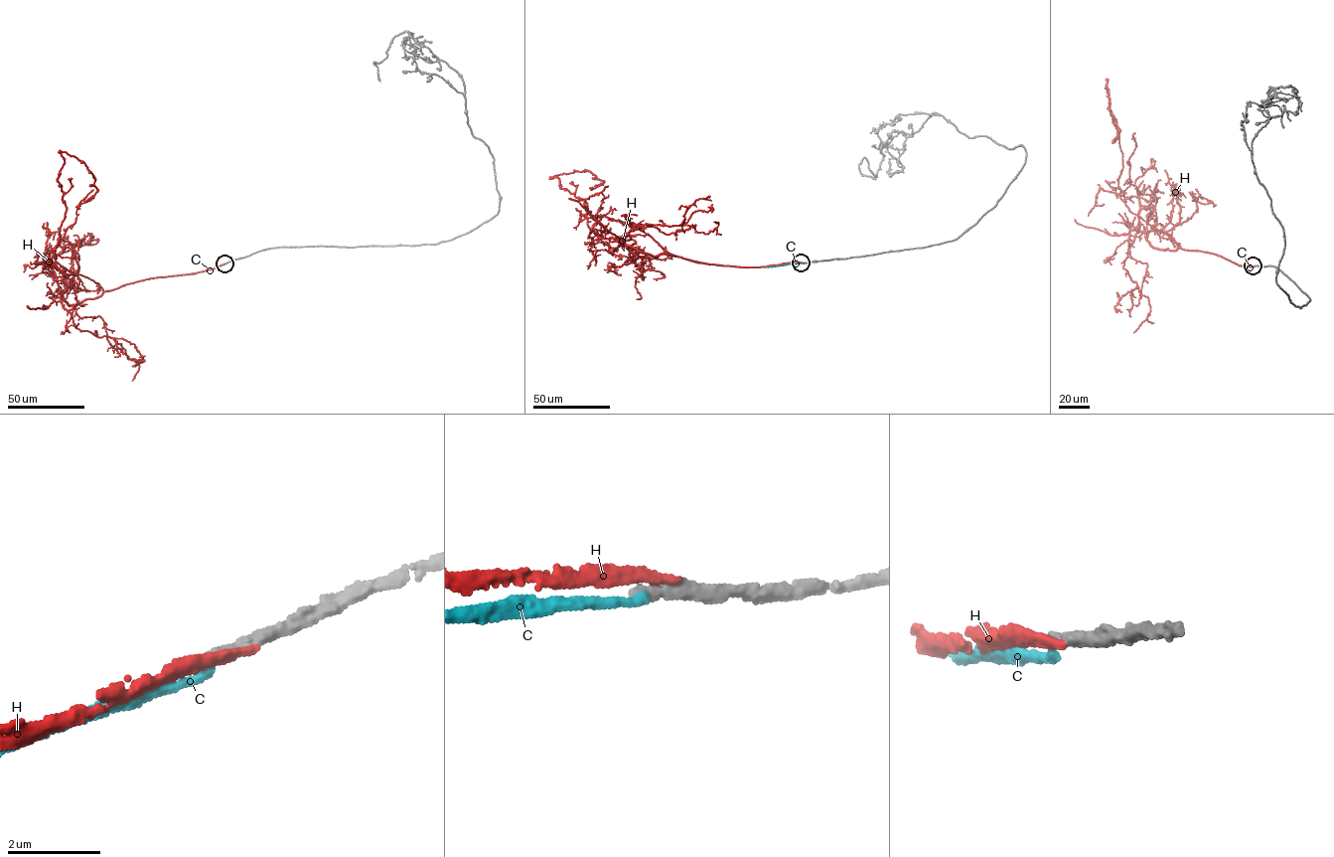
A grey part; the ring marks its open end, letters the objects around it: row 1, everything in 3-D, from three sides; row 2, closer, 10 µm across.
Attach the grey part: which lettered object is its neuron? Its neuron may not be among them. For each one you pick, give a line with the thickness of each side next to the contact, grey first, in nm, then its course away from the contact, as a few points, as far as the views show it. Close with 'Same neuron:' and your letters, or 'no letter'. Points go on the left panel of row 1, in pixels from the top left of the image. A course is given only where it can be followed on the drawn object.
Same neuron: no letter

